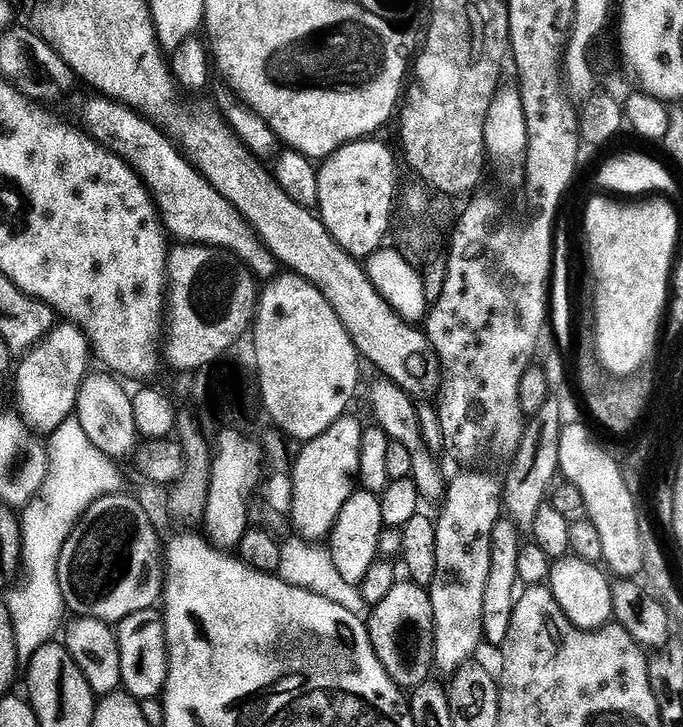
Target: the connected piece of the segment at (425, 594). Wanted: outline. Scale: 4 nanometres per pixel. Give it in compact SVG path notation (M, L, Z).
M397 582L390 590L390 594L386 594L386 598L382 598L382 602L375 605L371 612L372 620L367 621L368 637L372 640L376 656L382 662L386 674L390 674L392 681L402 690L411 690L426 683L433 675L436 662L434 606L429 589L420 588L411 582Z

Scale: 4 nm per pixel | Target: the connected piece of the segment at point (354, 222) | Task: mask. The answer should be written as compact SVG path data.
M361 138L343 144L318 168L319 219L325 233L336 239L335 247L352 258L367 258L380 251L387 241L384 239L389 239L398 208L396 156L376 139L380 138Z

